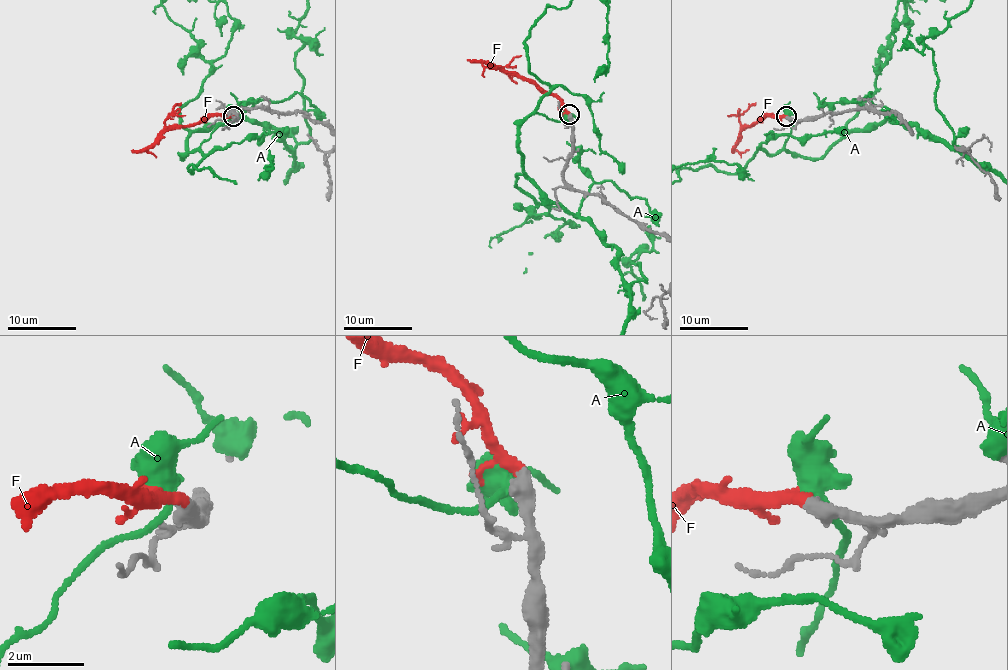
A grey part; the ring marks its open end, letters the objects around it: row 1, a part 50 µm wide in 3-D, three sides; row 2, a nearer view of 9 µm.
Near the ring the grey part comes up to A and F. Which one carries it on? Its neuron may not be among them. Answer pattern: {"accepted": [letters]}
{"accepted": ["F"]}

